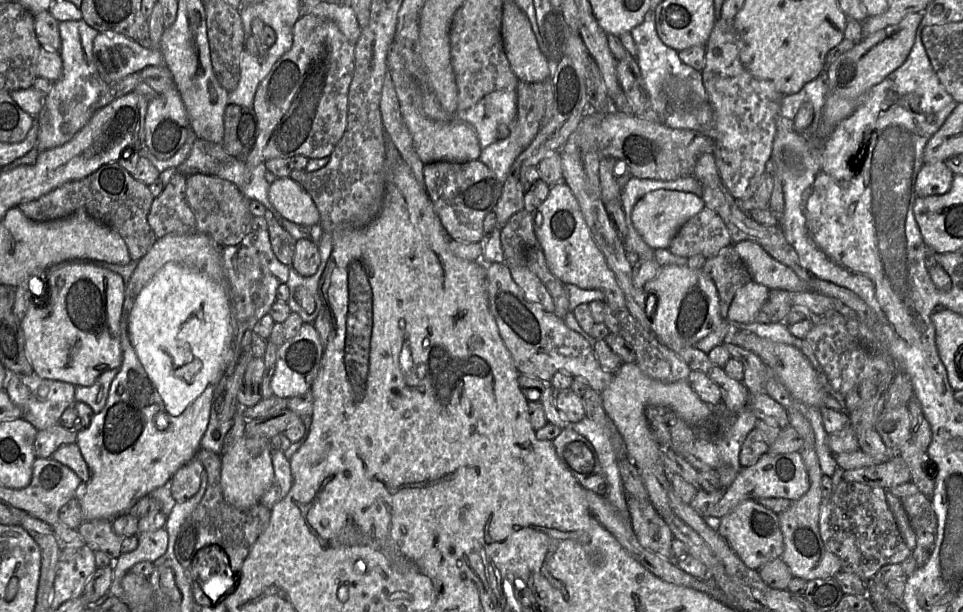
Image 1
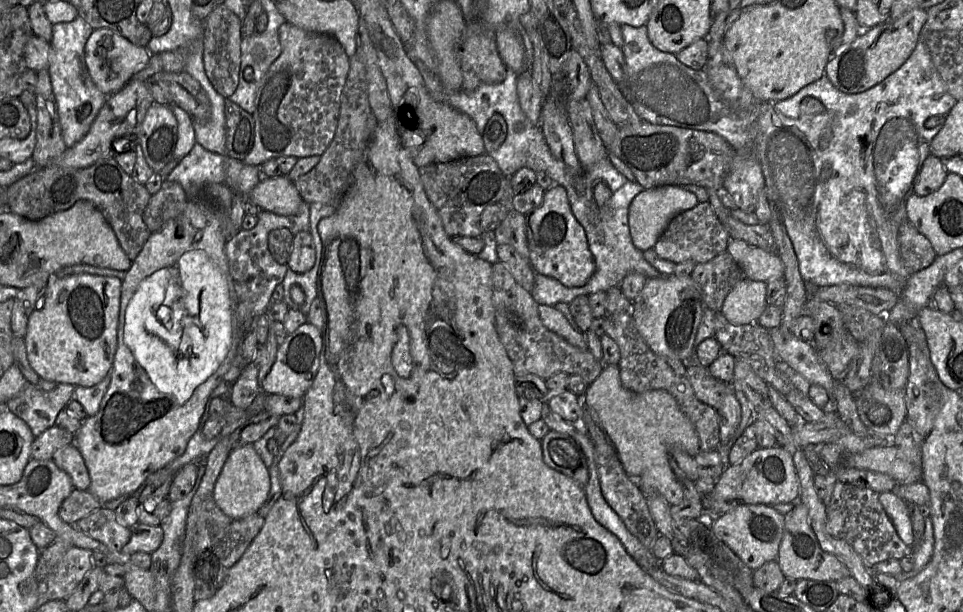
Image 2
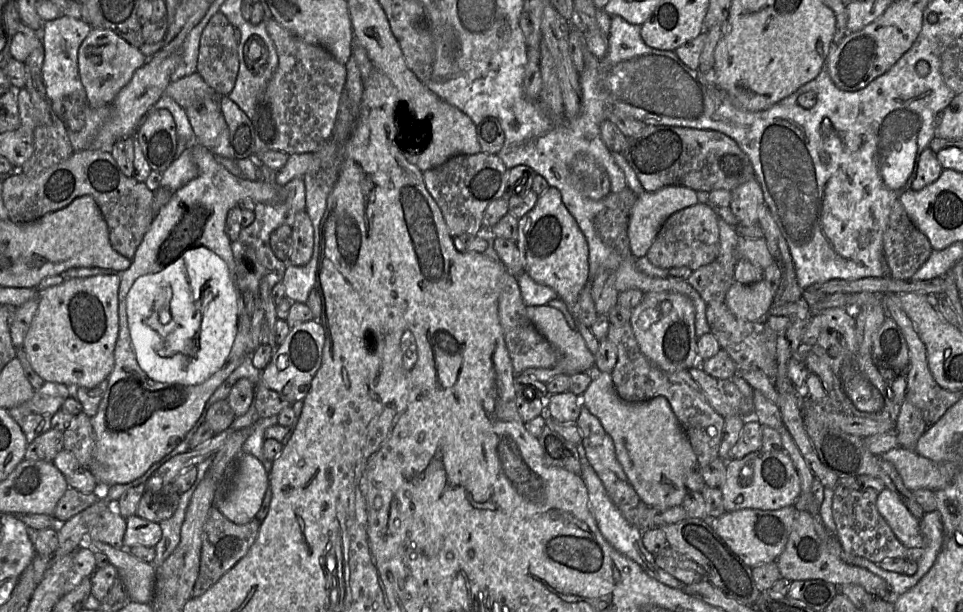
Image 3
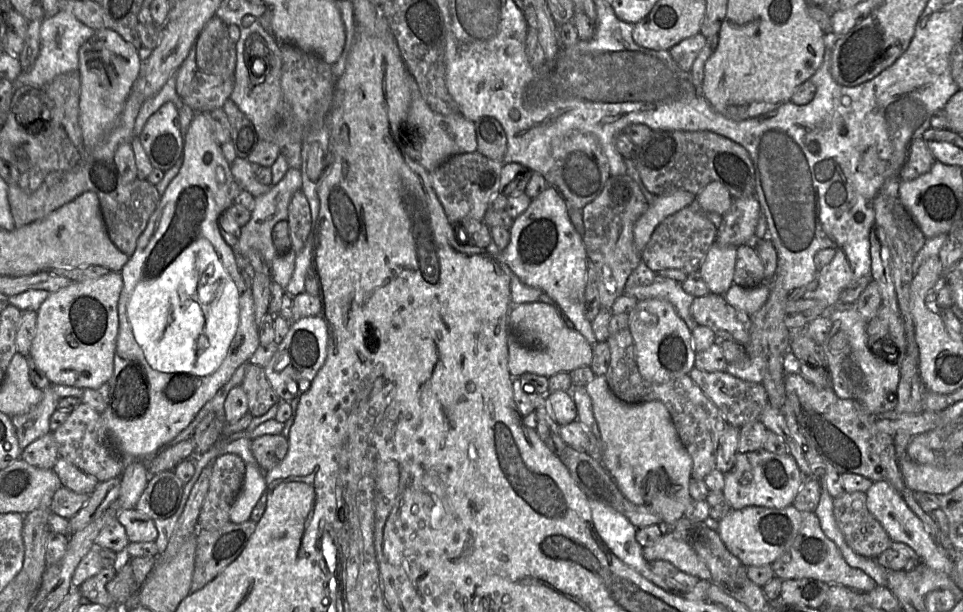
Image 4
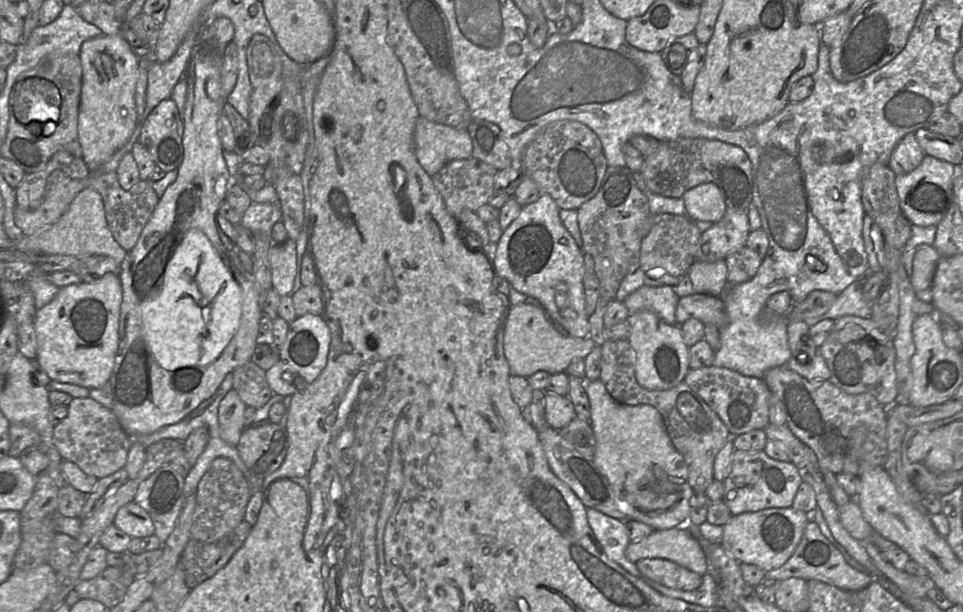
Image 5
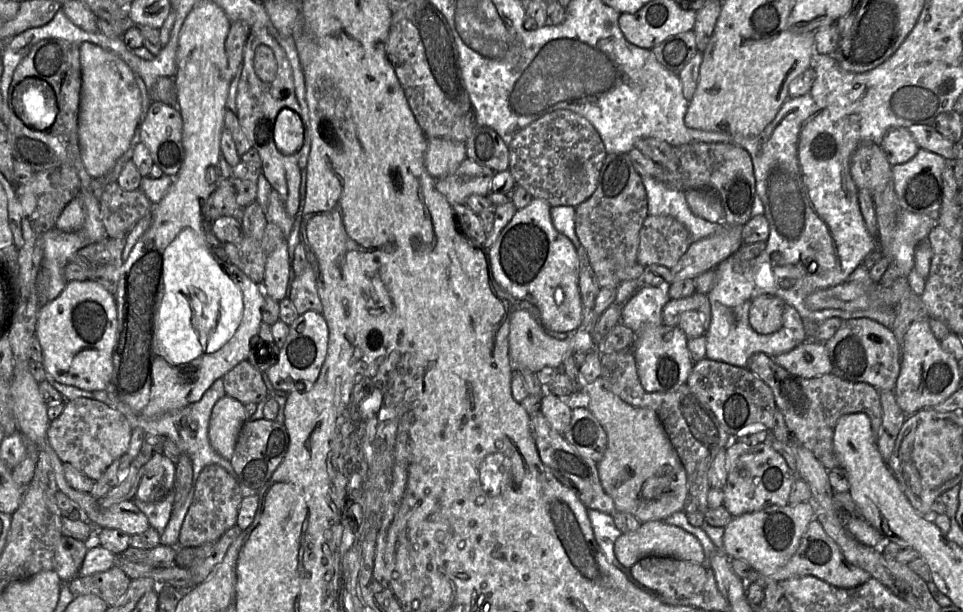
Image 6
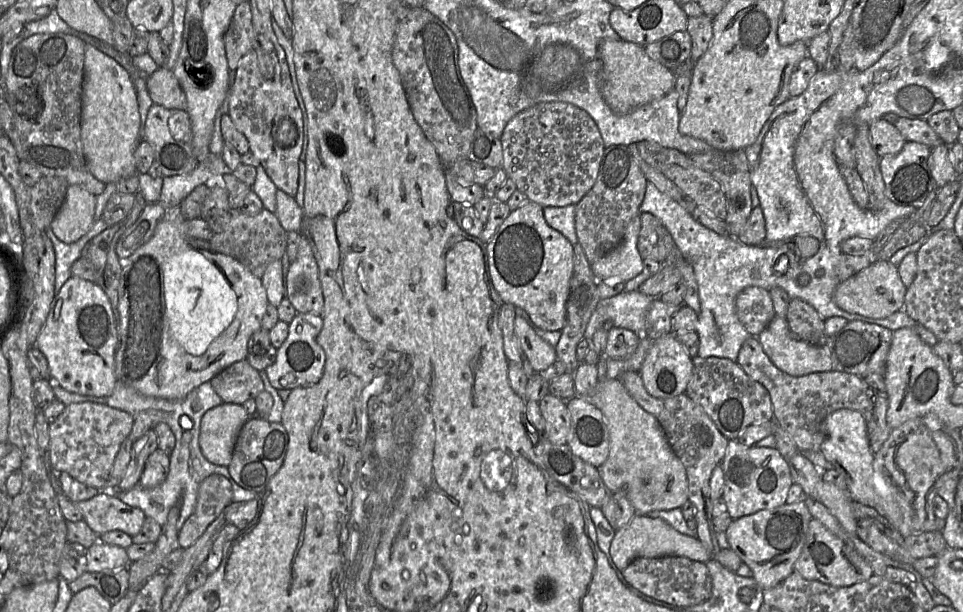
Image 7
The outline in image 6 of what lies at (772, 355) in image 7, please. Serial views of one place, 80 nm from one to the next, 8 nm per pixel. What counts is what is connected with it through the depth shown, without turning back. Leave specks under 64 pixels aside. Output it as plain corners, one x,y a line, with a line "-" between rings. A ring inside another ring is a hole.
807,340
772,359
791,374
802,378
832,373
832,365
824,342

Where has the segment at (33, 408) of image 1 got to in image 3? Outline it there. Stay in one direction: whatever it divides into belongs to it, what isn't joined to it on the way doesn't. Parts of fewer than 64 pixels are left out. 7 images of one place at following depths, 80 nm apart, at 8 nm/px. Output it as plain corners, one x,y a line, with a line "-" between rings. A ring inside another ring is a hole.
44,382
30,400
9,409
8,413
21,427
29,444
51,429
52,417
68,397
71,396
66,385

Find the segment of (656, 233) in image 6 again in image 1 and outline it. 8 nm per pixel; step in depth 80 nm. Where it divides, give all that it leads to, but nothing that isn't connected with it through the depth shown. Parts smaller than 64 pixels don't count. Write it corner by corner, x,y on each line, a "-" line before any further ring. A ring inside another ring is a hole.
705,206
680,228
668,250
681,257
702,255
708,259
731,244
730,232
722,218

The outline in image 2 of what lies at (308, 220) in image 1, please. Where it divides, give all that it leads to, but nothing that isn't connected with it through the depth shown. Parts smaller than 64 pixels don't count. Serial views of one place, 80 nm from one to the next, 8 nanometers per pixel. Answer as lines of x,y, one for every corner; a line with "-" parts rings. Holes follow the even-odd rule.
287,175
260,181
245,198
261,210
282,216
297,214
305,203

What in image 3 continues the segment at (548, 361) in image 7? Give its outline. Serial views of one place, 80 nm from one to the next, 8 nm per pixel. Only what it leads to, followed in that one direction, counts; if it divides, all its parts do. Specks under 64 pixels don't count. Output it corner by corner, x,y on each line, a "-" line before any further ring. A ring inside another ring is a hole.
543,305
526,306
526,313
536,330
557,350
560,359
553,368
528,368
521,375
527,375
540,382
547,383
557,375
563,374
570,377
577,373
594,371
594,355
587,348
585,340
580,333
568,326
561,311
548,305

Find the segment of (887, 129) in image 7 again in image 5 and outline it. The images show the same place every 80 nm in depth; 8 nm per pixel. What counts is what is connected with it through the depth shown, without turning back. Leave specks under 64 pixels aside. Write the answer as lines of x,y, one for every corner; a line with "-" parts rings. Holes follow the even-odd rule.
908,133
893,149
888,161
888,167
896,175
907,174
921,164
925,155
914,133

